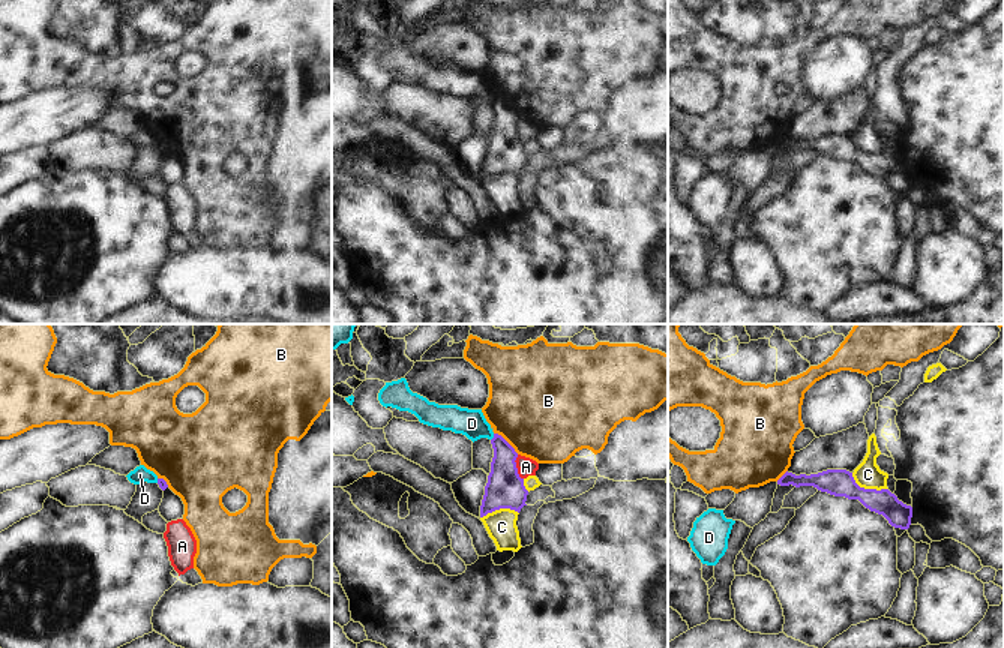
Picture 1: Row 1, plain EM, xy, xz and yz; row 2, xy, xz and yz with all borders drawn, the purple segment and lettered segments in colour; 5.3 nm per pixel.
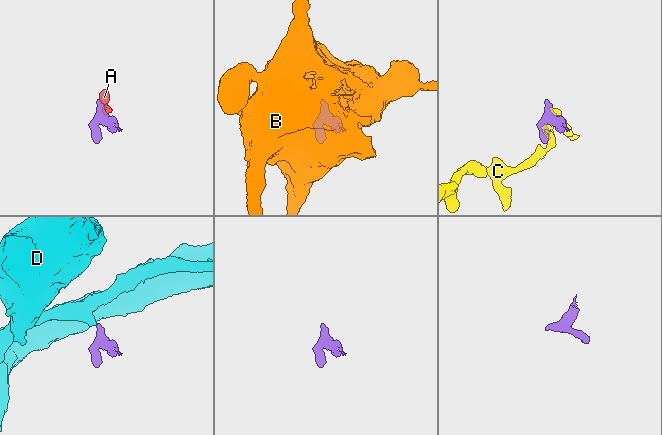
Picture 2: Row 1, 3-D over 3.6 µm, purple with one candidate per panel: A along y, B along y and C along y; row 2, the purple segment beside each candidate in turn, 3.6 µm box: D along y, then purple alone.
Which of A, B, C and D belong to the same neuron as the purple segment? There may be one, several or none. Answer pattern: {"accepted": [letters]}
{"accepted": []}

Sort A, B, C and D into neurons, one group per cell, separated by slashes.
A / B / C / D

